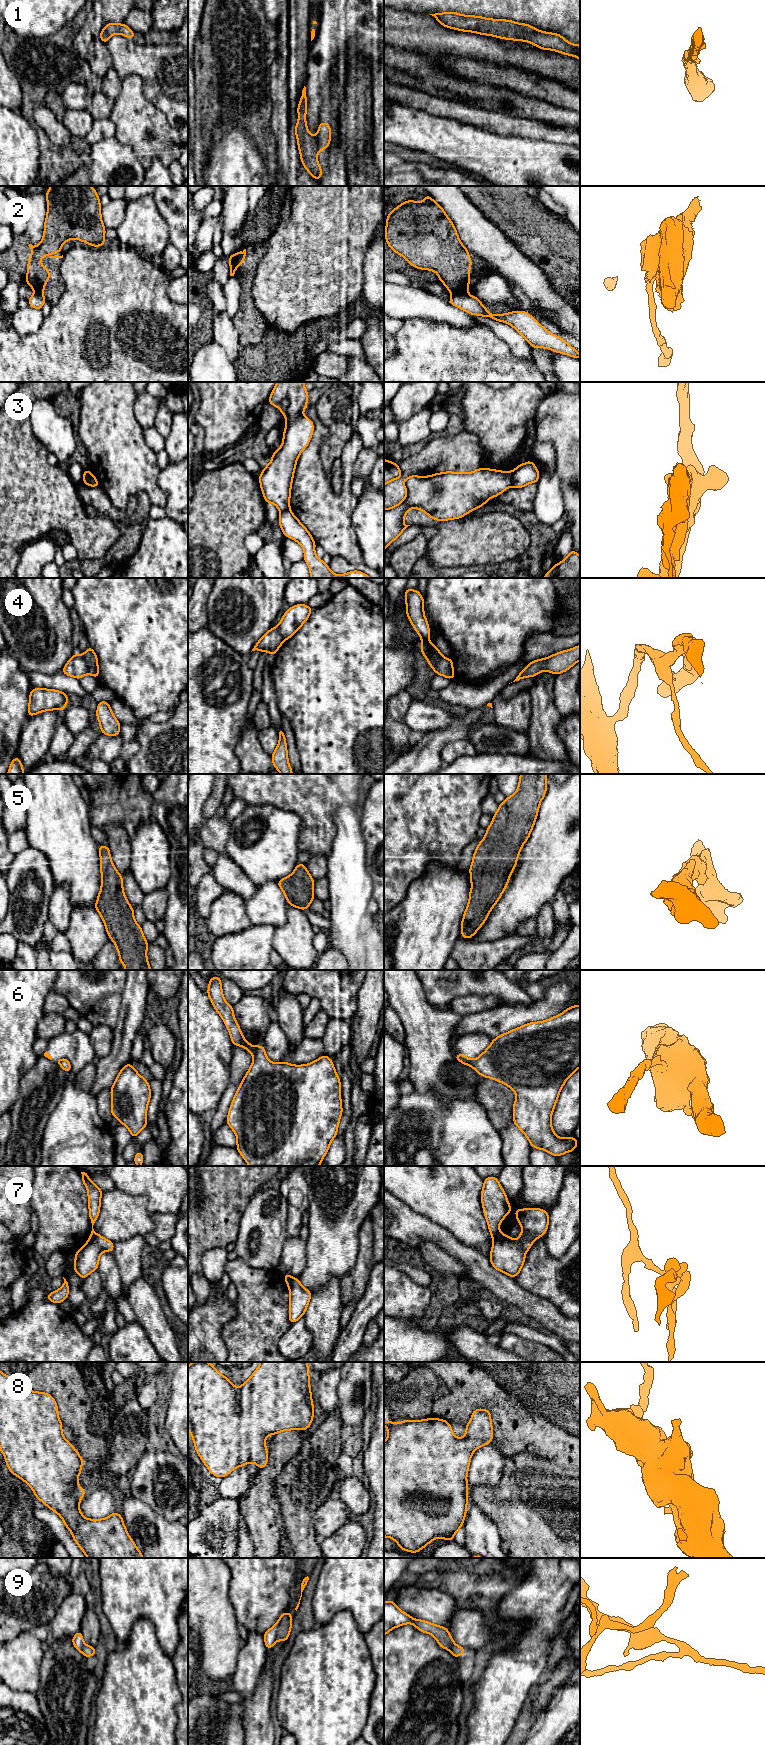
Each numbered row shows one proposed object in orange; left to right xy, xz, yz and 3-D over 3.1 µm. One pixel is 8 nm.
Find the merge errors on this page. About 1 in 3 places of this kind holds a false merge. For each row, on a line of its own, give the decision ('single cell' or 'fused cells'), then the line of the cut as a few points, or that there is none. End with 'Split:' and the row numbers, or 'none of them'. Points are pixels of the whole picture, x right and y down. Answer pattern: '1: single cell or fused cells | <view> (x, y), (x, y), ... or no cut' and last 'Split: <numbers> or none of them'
1: single cell | no cut
2: fused cells | yz (466, 293), (455, 293), (452, 295)
3: fused cells | xy (87, 469), (89, 479), (86, 484)
4: fused cells | xy (81, 655), (86, 663), (88, 673)
5: single cell | no cut
6: fused cells | xz (257, 1047), (254, 1057)
7: fused cells | yz (501, 1234), (494, 1240)
8: single cell | no cut
9: fused cells | xz (285, 1613), (279, 1622), (276, 1639)
Split: 2, 3, 4, 6, 7, 9

